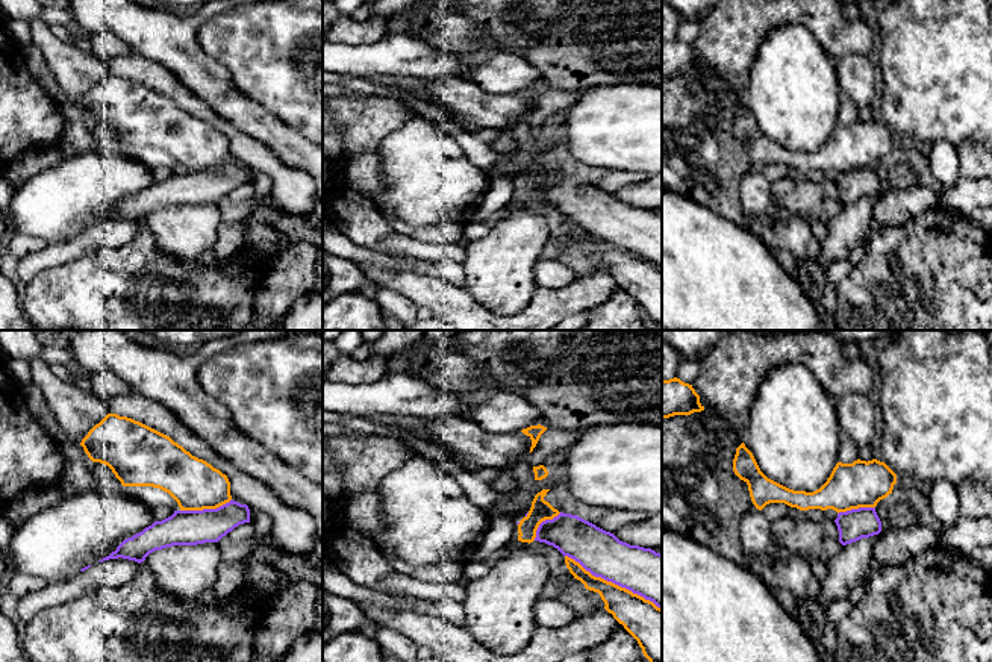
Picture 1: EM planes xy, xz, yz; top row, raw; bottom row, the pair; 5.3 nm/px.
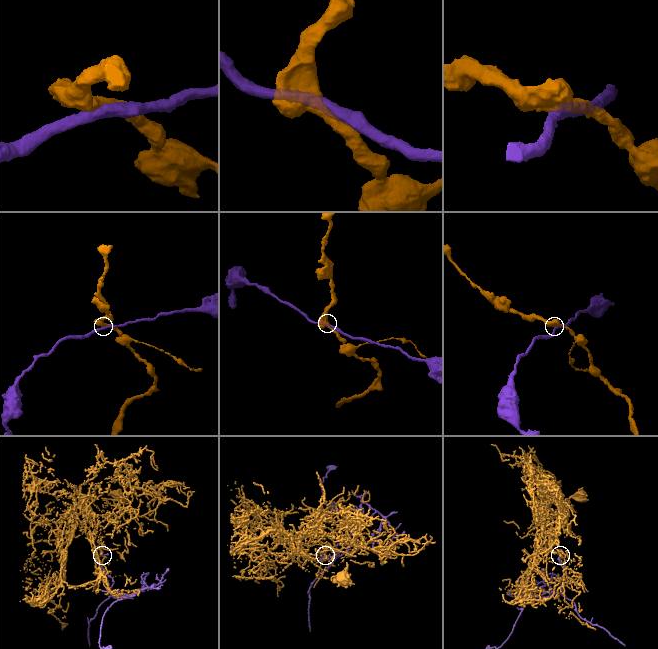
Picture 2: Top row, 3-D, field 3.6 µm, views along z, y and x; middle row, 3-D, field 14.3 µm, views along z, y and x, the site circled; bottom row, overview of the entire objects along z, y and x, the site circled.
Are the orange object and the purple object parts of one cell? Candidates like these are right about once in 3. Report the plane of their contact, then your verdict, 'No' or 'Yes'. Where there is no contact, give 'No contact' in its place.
Touches orange in xz. No

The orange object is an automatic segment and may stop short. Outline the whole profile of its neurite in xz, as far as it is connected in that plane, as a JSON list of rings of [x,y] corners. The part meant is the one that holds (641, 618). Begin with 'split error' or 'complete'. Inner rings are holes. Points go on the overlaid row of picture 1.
complete; [[[568,556],[565,564],[586,589],[600,594],[604,609],[638,641],[644,656],[650,662],[662,662],[662,609],[625,588],[592,576]]]

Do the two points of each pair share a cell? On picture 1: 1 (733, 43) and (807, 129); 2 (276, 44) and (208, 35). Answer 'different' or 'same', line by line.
1: different
2: same

